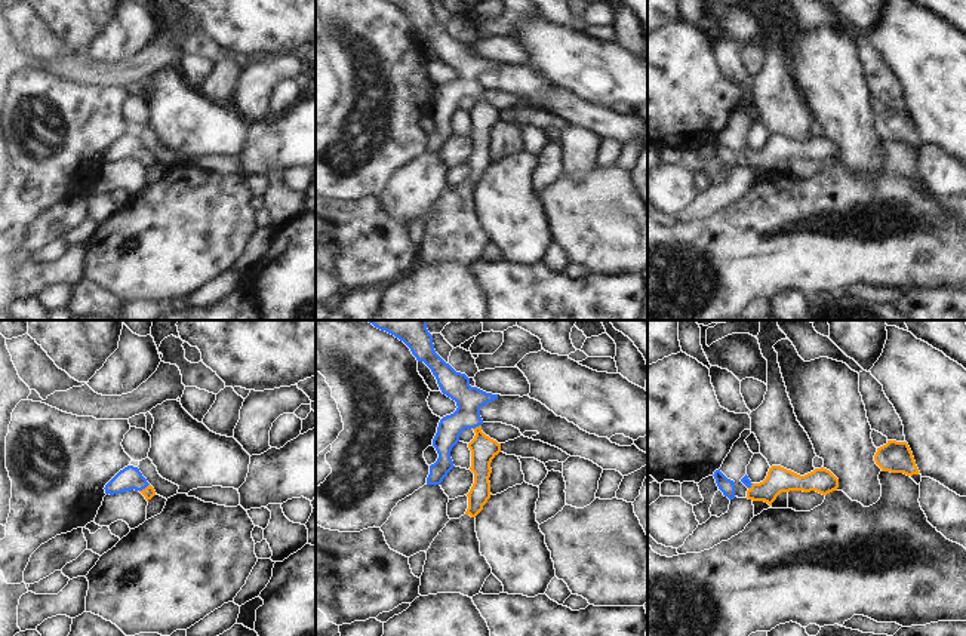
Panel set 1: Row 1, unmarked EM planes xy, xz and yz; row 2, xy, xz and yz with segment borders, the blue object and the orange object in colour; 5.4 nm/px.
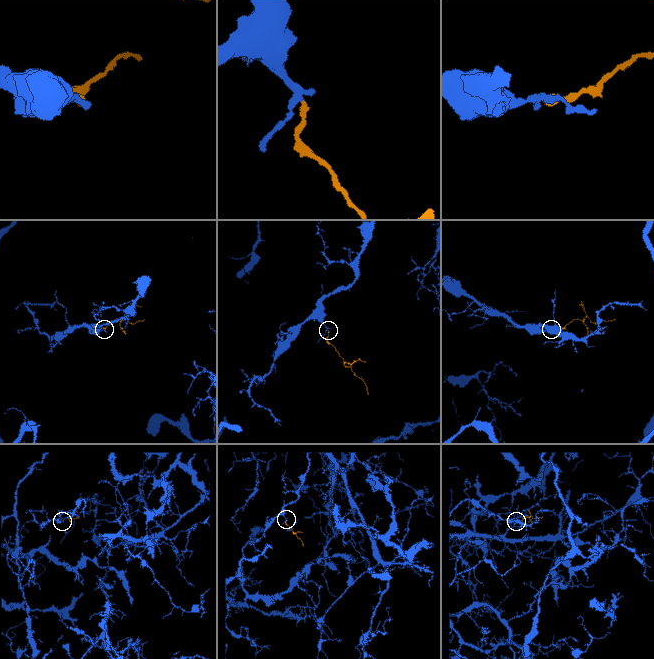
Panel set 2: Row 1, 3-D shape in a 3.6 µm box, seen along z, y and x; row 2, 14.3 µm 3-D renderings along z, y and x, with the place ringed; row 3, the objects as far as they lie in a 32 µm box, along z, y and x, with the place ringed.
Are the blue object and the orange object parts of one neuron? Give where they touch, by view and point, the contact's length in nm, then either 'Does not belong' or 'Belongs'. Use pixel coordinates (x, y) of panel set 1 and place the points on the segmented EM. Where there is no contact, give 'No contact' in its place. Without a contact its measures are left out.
Touches blue at xy (144, 488). Shared border 70 nm. Belongs.

